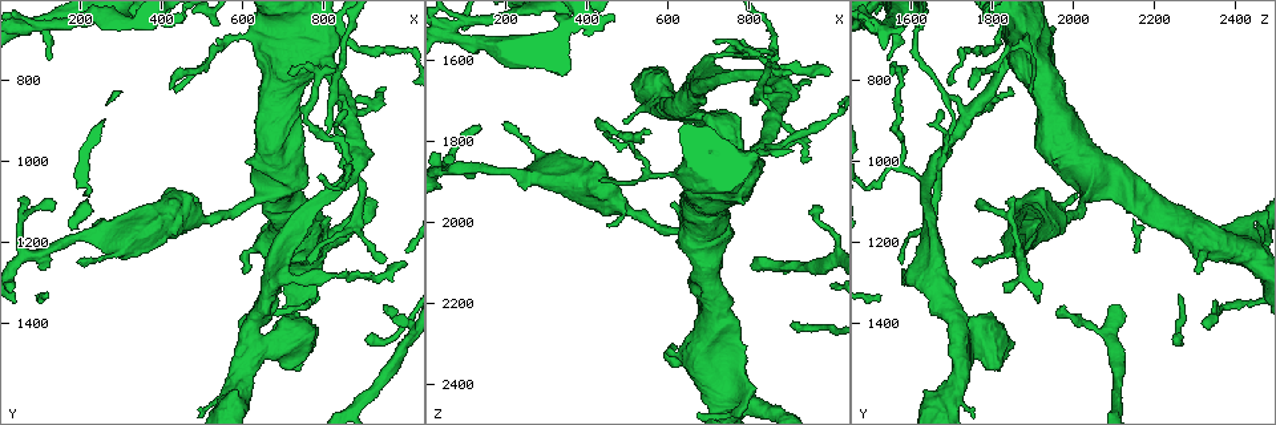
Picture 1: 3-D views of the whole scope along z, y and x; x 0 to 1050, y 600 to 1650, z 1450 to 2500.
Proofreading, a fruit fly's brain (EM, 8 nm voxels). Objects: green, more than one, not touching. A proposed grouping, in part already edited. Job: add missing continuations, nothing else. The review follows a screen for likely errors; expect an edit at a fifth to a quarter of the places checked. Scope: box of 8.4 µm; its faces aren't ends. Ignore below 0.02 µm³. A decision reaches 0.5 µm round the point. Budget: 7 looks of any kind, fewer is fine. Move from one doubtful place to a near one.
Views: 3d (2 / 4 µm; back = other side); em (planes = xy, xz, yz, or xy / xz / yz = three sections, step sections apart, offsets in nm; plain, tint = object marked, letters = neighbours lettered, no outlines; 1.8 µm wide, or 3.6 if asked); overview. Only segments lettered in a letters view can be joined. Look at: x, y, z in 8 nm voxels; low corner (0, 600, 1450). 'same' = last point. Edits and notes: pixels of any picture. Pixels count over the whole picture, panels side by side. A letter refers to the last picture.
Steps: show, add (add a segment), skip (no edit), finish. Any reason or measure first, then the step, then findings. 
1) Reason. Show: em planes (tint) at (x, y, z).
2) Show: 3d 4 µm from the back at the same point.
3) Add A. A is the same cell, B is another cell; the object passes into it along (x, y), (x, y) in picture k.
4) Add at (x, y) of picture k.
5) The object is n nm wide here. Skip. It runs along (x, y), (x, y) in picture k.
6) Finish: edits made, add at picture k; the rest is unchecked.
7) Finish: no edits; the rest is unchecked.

Branch stops here. Show: 3d 4 µm at (120, 745, 1540).

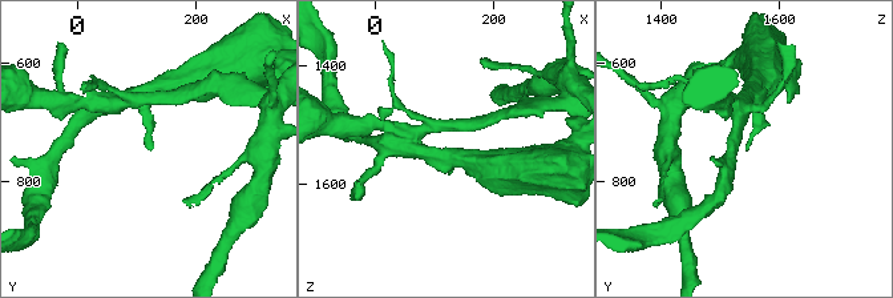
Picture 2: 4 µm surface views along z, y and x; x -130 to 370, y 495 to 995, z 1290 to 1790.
Show: em planes (letters) at (120, 745, 1545).

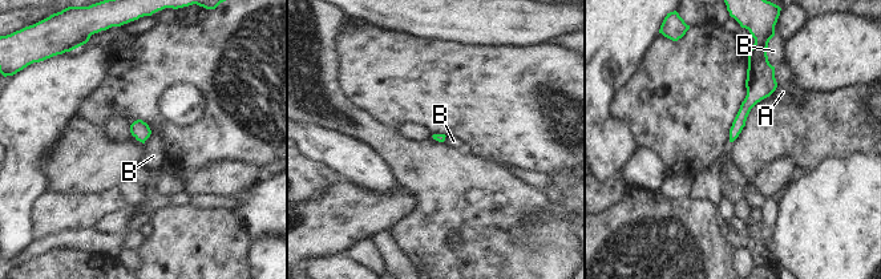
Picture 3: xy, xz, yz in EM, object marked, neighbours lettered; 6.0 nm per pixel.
Add A. A is the same cell, B is another cell; the object passes into it along (760, 83), (776, 87), (783, 92) in picture 3; it goes on there.

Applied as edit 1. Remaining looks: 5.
Thin neck. Show: em planes (plain) at (855, 1045, 1635).

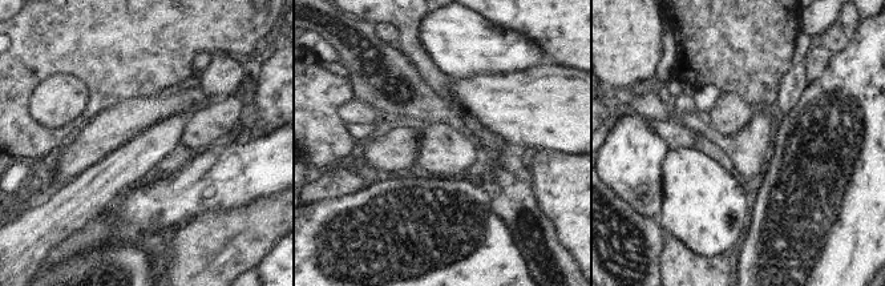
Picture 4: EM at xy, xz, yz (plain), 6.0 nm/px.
Show: em planes (letters) at the same point.

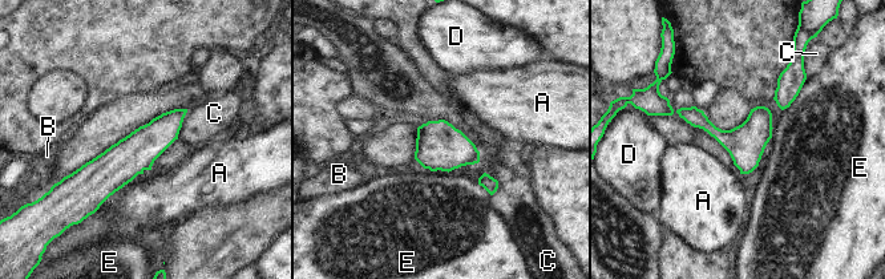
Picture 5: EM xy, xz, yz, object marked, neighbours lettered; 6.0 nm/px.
Skip. A, B, C, D and E are other cells; a border runs along (188, 109), (177, 138) in picture 5; no lettered segment goes on from it.

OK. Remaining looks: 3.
Free end. Show: em xy step 16 (plain) at (715, 780, 1545).

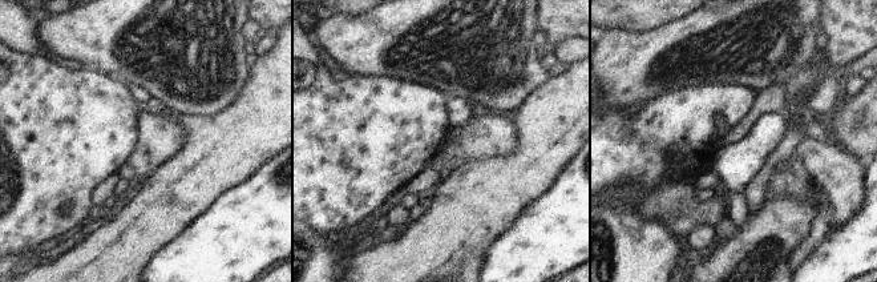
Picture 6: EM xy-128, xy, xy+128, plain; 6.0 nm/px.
See the neighbours. Show: em xy step 16 (letters) at the same point.

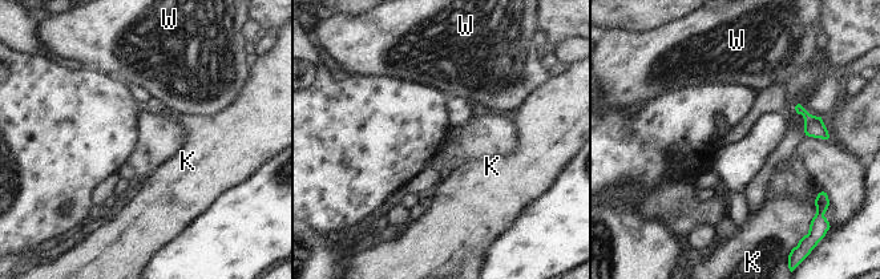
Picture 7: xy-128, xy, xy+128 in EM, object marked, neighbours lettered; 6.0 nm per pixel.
The longest contact is with K, 150 nm. Skip. K and W are other cells; a border runs along (806, 134), (814, 138), (828, 138) in picture 7; no lettered segment goes on from it.

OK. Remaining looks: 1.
Finish: edits made, add at picture 3; the rest is unchecked.

